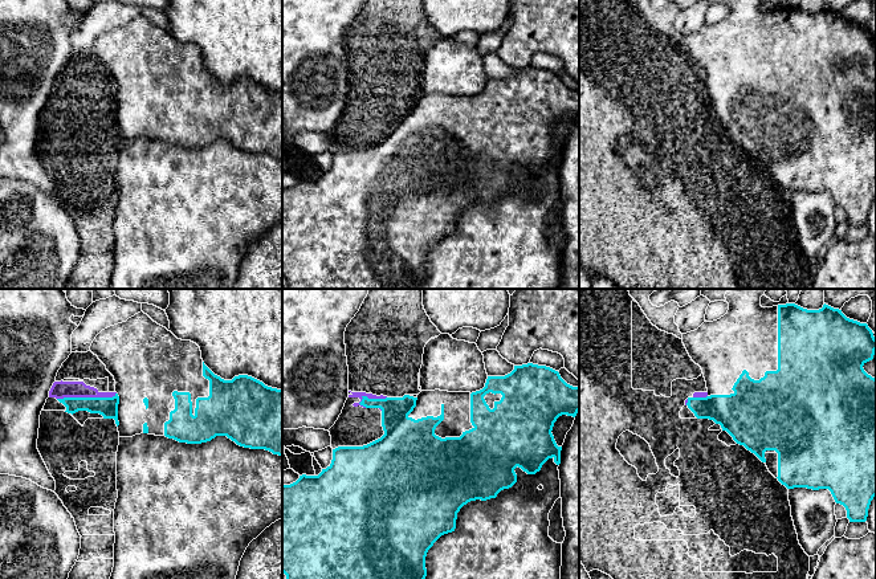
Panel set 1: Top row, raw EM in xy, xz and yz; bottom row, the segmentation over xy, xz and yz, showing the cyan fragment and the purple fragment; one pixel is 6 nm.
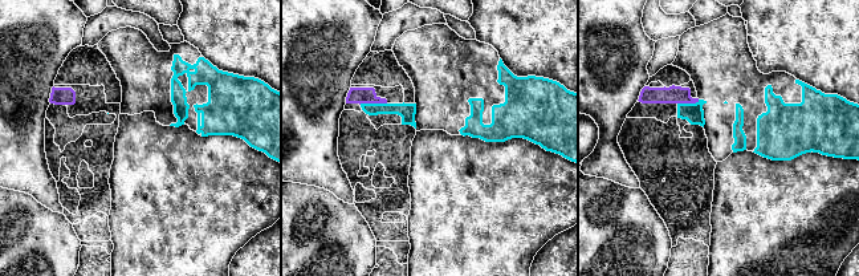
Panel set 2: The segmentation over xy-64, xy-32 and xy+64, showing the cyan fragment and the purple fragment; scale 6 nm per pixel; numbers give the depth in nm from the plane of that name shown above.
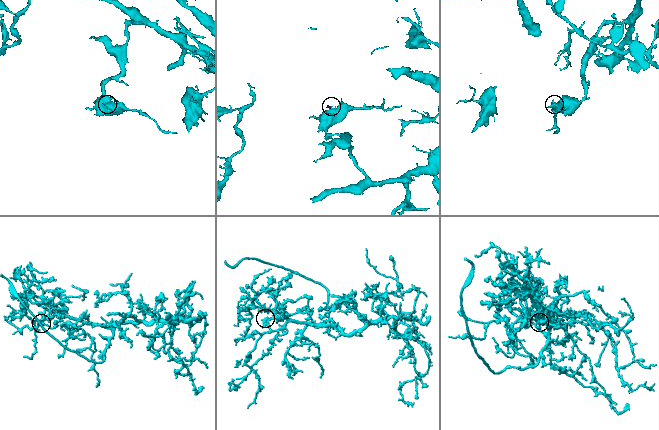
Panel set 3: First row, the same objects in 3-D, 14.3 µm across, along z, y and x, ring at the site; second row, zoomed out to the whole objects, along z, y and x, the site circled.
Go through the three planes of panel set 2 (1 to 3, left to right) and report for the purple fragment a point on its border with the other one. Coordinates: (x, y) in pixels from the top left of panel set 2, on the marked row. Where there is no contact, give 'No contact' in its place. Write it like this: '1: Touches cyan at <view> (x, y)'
1: No contact
2: Touches cyan at xy-32 (373, 104)
3: Touches cyan at xy+64 (688, 104)

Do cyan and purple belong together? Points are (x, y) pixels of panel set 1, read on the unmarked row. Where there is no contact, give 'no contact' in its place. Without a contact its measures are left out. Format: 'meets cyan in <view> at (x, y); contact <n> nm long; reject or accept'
meets cyan in xy at (86, 101); contact 360 nm long; reject

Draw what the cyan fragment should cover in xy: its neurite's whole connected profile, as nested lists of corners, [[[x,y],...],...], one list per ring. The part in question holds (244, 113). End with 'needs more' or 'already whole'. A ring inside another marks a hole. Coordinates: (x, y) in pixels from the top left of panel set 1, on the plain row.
[[[143,15],[102,33],[90,54],[114,79],[117,97],[113,101],[48,101],[44,114],[99,117],[115,123],[119,140],[148,136],[201,147],[227,139],[240,150],[282,159],[282,93],[248,78],[221,82],[204,68],[196,46],[178,42]]]; needs more

